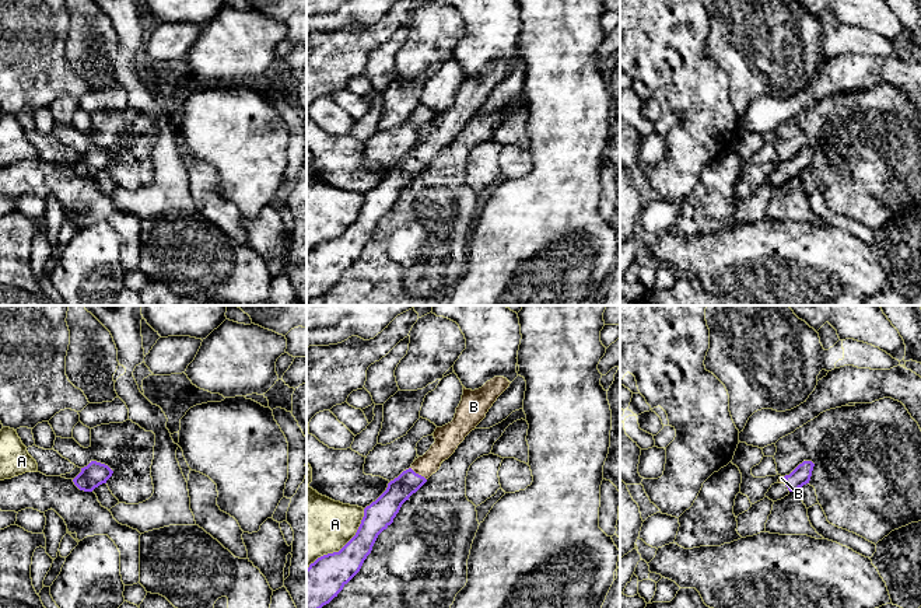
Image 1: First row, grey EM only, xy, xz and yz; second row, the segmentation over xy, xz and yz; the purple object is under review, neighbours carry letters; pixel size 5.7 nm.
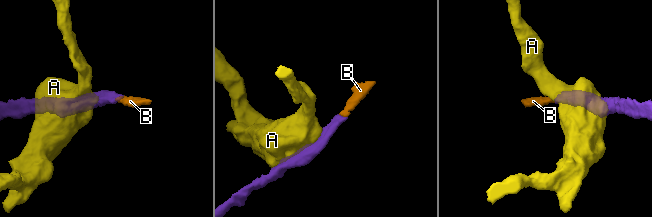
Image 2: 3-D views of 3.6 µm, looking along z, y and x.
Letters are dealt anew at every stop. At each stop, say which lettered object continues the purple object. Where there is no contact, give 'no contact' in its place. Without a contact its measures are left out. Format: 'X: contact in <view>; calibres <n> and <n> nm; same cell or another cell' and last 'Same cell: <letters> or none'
A: contact in xz; calibres 220 and 380 nm; another cell
B: contact in xz; calibres 140 and 140 nm; same cell
Same cell: B

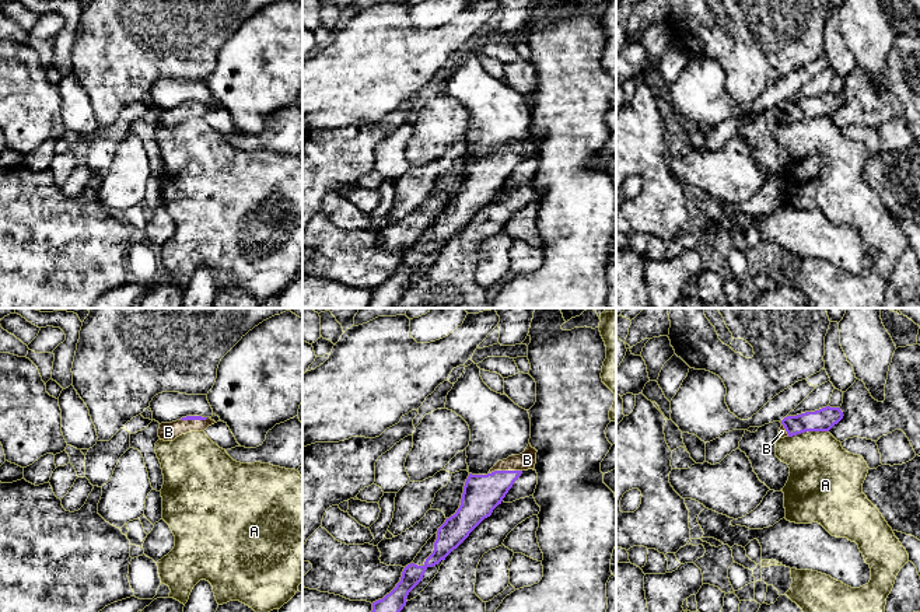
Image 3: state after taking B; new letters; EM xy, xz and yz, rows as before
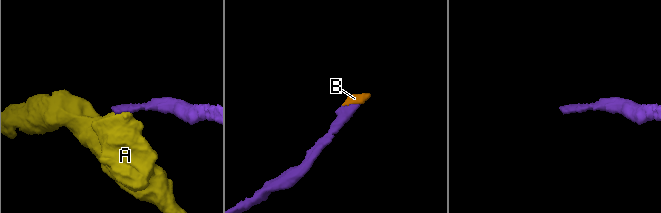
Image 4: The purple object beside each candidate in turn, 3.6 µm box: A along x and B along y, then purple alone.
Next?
A: contact in yz; calibres 130 and 360 nm; another cell
B: contact in xz; calibres 220 and 100 nm; same cell
Same cell: B

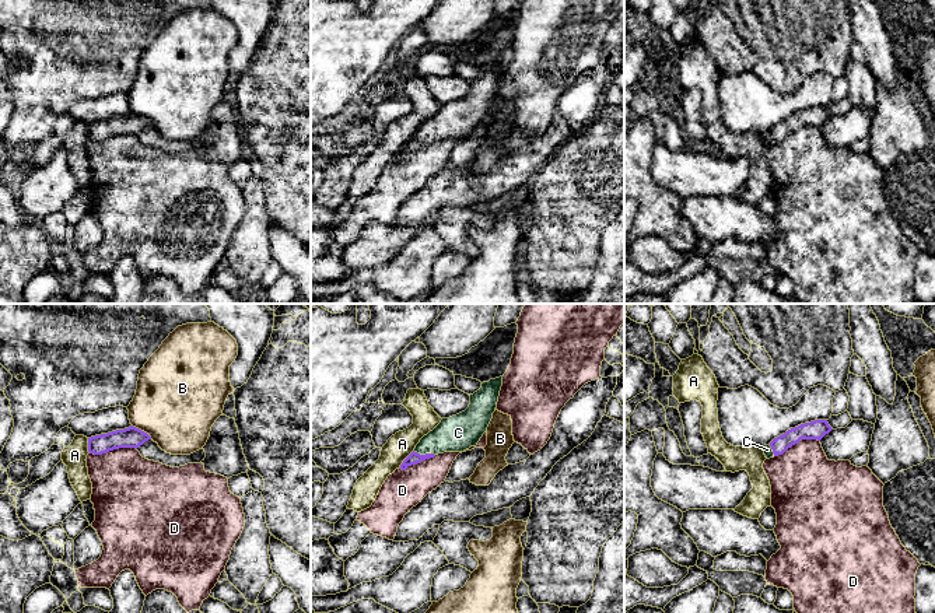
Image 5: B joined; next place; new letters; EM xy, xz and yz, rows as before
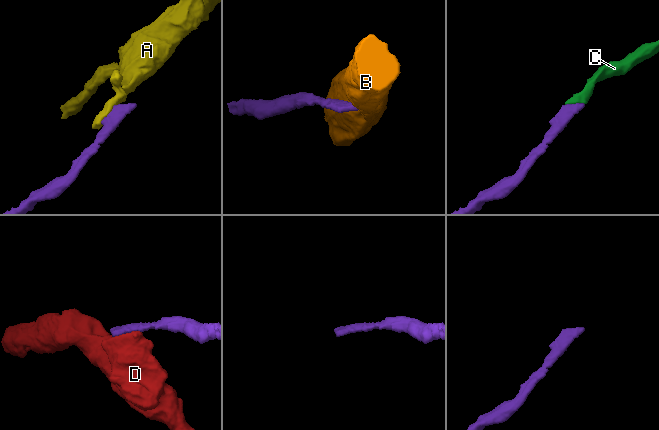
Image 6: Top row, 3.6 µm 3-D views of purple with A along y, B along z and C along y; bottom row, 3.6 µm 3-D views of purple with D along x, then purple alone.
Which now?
A: contact in xz; calibres 70 and 150 nm; another cell
B: contact in xy; calibres 120 and 460 nm; another cell
C: contact in xz; calibres 70 and 200 nm; same cell
D: contact in xy; calibres 120 and 420 nm; another cell
Same cell: C

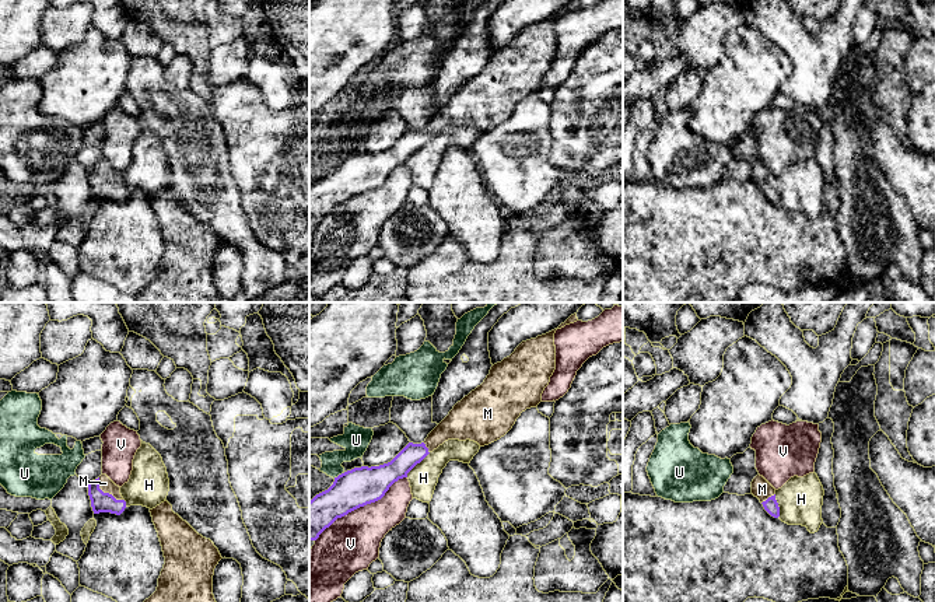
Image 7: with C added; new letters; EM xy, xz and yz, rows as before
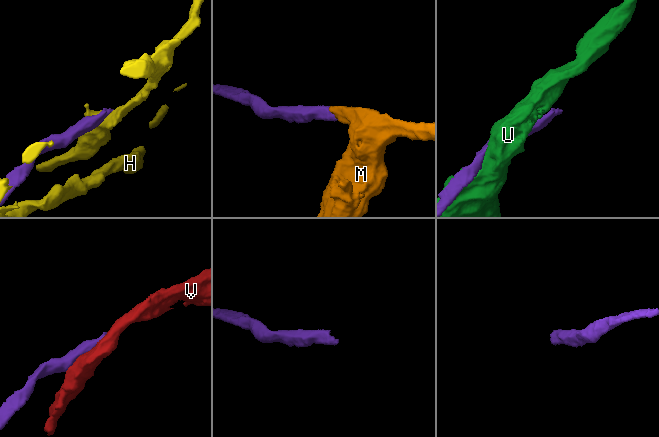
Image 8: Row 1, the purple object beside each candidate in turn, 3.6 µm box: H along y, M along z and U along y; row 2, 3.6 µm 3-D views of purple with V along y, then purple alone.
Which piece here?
H: contact in xz; calibres 160 and 170 nm; another cell
M: contact in xy; calibres 120 and 80 nm; same cell
U: contact in xz; calibres 220 and 160 nm; another cell
V: contact in xz; calibres 220 and 320 nm; another cell
Same cell: M

